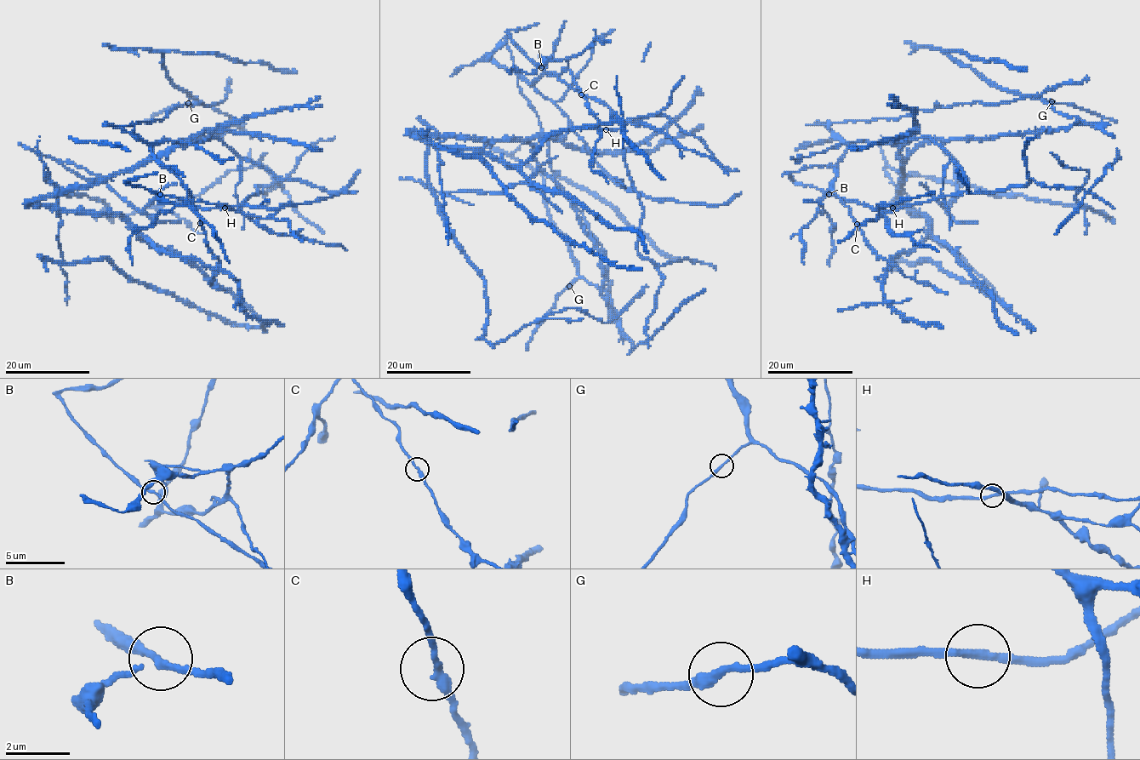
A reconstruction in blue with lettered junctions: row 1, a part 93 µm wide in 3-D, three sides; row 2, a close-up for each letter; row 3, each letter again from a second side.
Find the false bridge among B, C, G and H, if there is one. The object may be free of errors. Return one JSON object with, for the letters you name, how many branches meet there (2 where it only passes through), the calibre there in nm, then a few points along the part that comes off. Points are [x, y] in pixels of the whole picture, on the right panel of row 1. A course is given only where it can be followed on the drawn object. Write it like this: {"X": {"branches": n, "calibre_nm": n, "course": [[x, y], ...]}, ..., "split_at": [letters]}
{"split_at": []}

